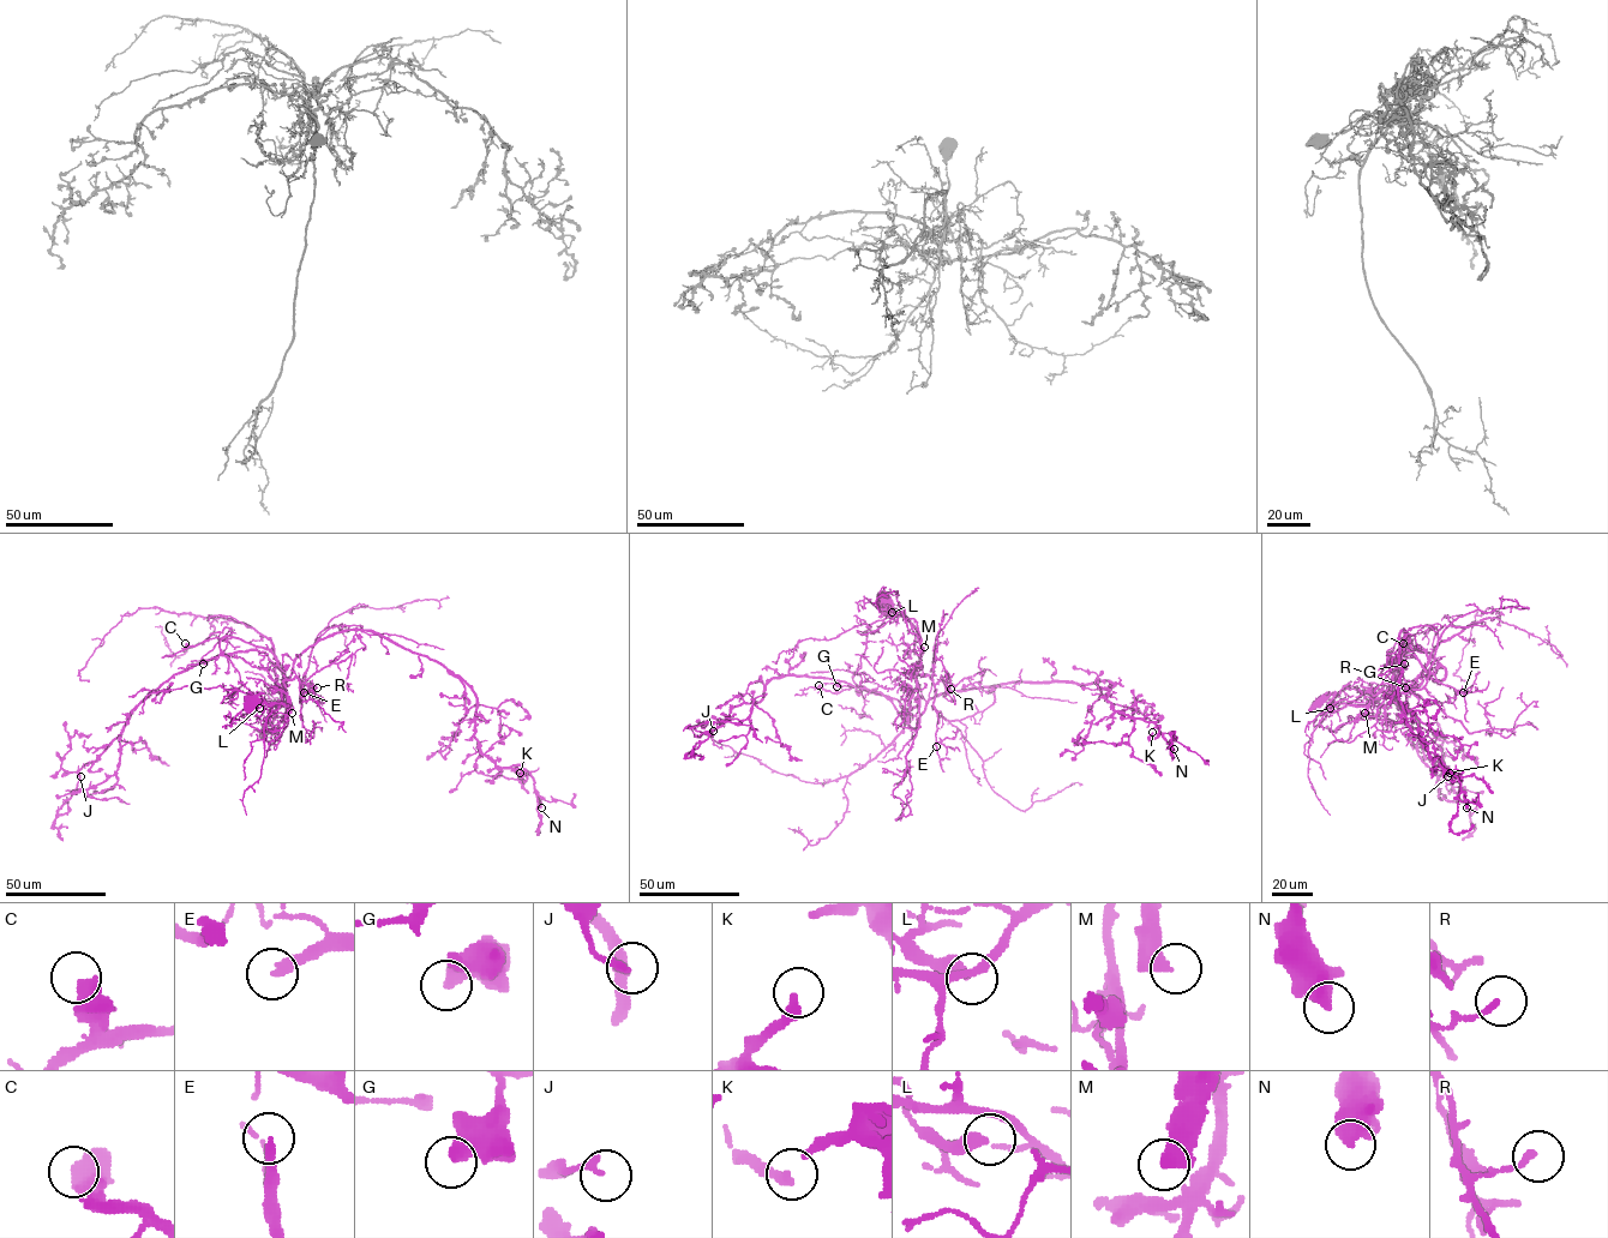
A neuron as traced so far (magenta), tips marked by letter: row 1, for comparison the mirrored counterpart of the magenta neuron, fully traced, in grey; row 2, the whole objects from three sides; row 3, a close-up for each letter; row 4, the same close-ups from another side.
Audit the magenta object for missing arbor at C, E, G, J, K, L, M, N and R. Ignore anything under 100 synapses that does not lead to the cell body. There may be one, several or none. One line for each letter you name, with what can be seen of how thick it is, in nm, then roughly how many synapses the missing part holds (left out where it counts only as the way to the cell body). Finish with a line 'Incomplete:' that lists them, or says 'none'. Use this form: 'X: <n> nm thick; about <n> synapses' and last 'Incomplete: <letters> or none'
M: 480 nm thick; about 300 synapses
Incomplete: M

